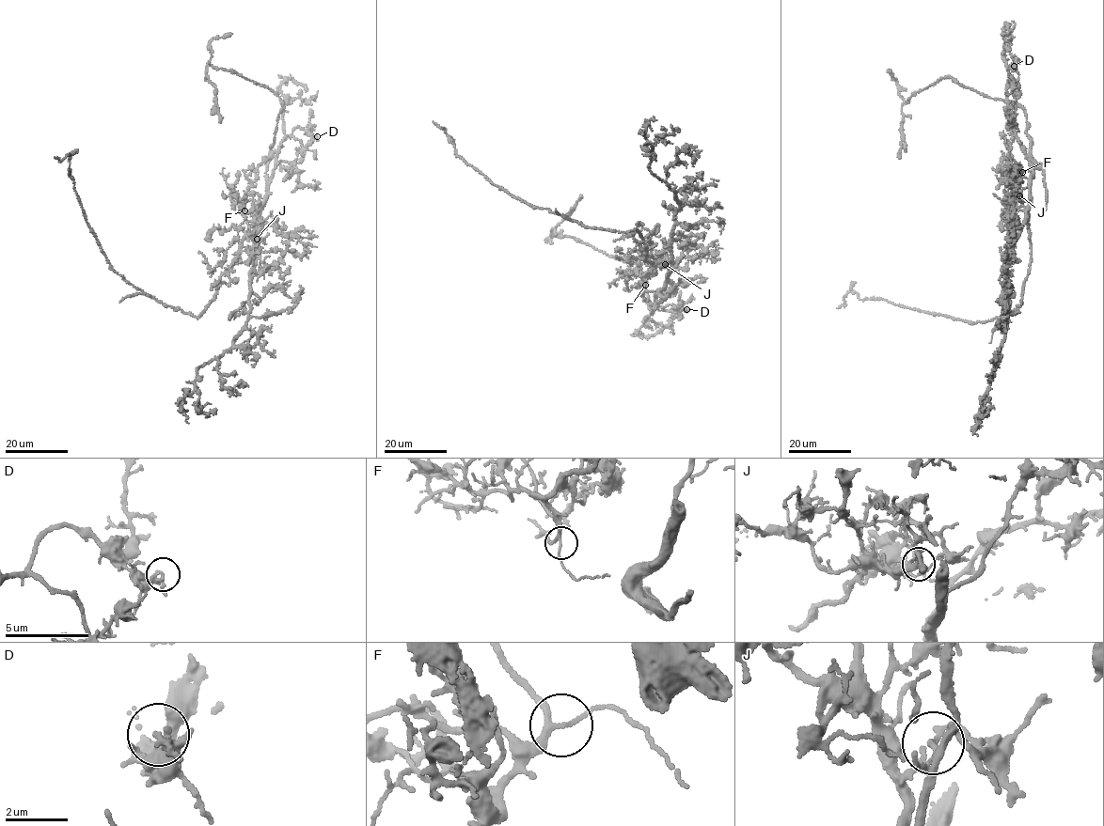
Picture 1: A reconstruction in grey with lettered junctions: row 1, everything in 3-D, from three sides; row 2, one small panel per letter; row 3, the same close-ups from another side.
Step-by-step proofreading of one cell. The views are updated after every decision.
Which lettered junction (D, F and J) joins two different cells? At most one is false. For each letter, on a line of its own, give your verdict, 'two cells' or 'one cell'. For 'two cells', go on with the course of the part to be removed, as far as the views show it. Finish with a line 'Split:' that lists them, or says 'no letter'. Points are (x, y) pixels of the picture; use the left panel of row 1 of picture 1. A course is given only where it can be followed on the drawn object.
D: one cell
F: one cell
J: two cells; course (257, 239), (198, 317), (164, 305), (112, 270), (69, 174), (70, 154), (55, 157)
Split: J

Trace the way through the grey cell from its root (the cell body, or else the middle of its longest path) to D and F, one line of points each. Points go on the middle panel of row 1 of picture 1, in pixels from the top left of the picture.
D: (665, 265), (667, 257), (669, 273), (662, 289), (656, 291), (654, 302), (667, 311), (686, 309)
F: (665, 265), (654, 265), (646, 272), (642, 277), (645, 285)

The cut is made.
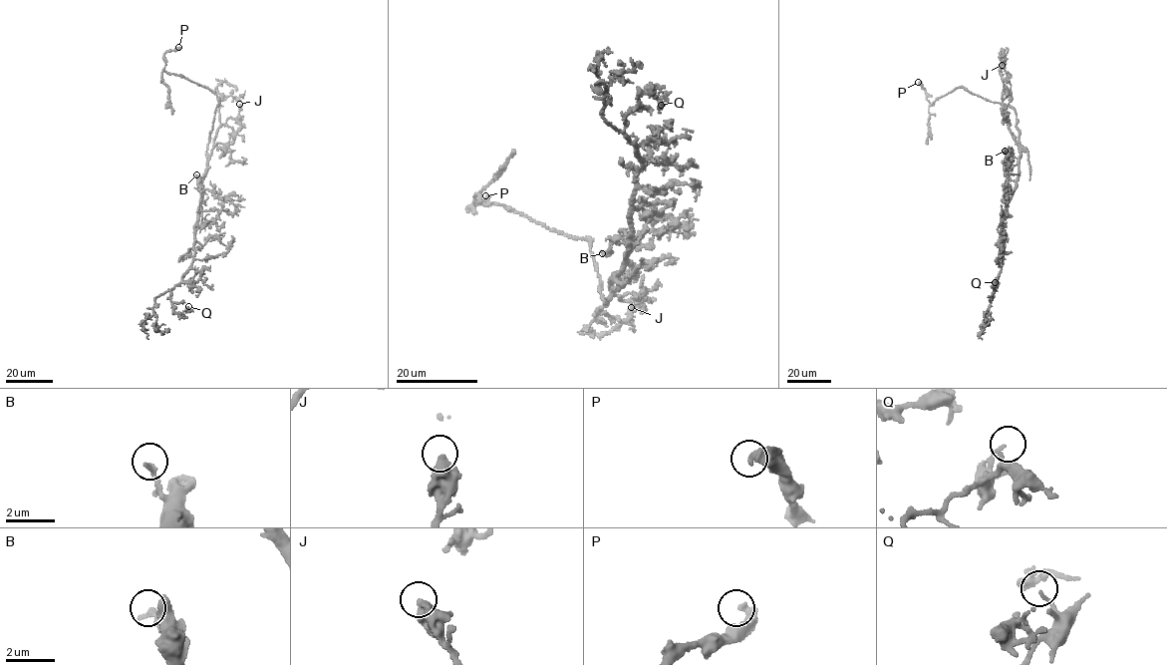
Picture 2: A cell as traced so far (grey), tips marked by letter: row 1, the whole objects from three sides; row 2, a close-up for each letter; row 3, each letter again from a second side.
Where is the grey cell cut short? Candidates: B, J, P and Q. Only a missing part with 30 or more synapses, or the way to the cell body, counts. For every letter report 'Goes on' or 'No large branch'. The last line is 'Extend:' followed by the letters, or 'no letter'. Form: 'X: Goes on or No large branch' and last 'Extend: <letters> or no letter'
B: No large branch
J: No large branch
P: No large branch
Q: No large branch
Extend: no letter

